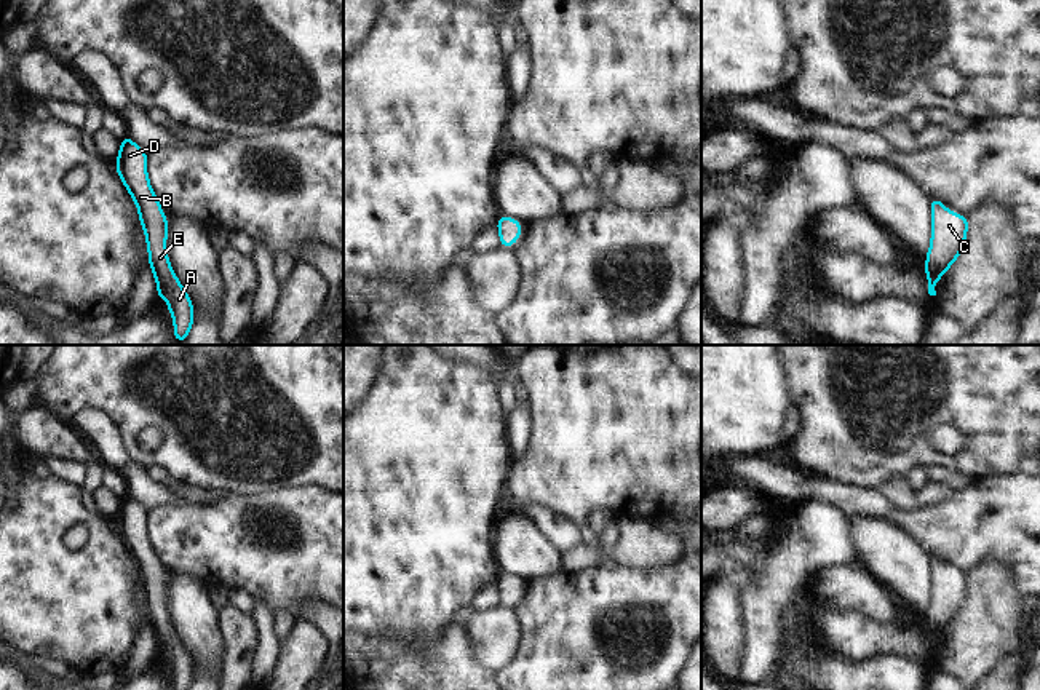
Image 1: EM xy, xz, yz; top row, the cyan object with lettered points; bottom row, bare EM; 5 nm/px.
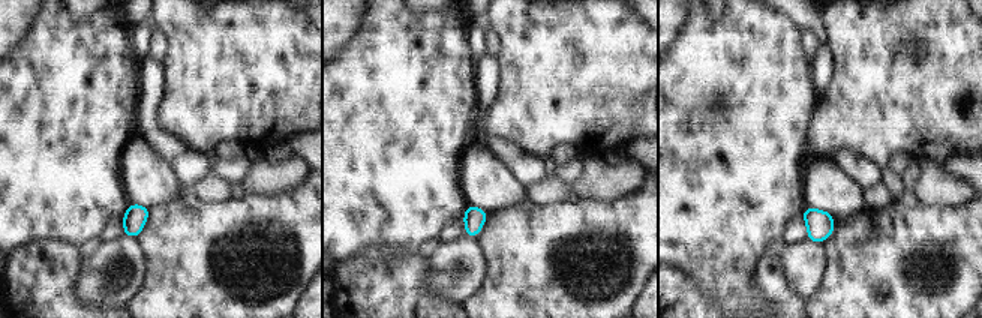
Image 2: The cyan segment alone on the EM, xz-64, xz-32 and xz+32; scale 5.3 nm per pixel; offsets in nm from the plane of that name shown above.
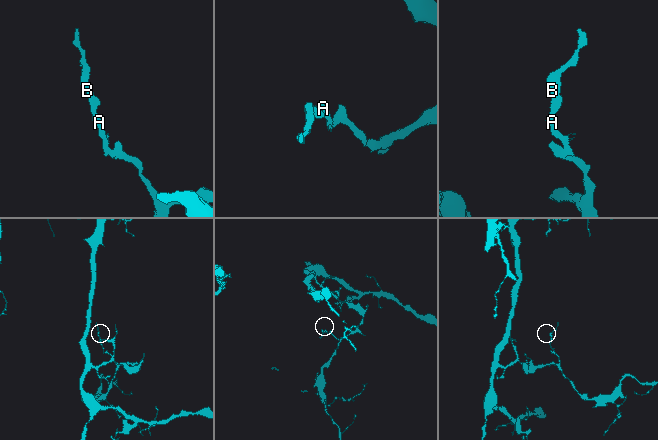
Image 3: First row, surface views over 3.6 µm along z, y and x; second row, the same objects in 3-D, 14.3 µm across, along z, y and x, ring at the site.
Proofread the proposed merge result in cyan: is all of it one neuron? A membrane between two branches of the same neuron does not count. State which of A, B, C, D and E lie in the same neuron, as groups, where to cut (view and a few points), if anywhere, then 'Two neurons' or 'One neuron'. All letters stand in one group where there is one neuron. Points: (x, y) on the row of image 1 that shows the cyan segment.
Groups: A B C D E. No split. One neuron

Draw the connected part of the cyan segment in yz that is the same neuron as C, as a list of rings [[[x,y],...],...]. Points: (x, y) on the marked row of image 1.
[[[931,198],[930,204],[935,214],[931,216],[931,246],[925,257],[925,273],[928,294],[936,295],[935,284],[965,246],[968,222],[965,216],[949,212],[938,198]]]

